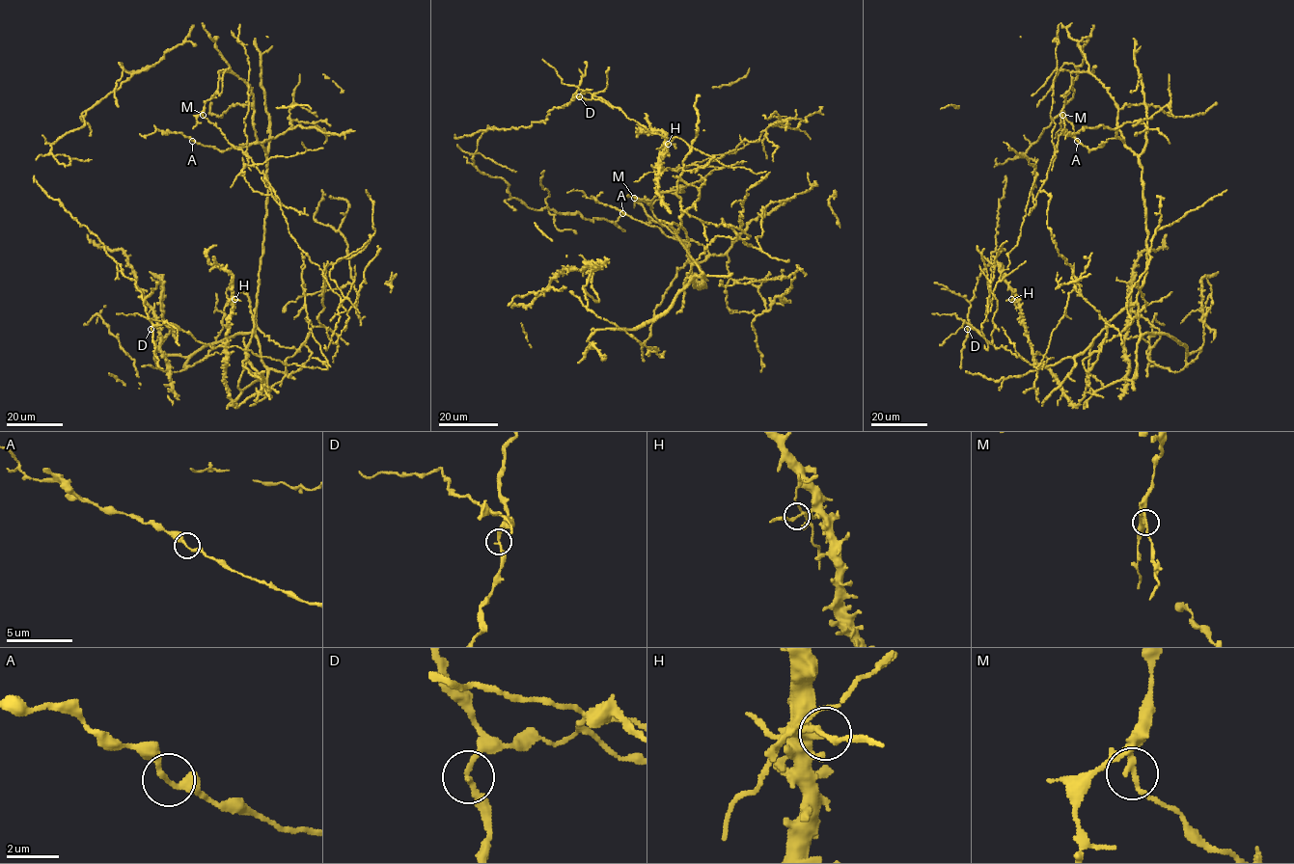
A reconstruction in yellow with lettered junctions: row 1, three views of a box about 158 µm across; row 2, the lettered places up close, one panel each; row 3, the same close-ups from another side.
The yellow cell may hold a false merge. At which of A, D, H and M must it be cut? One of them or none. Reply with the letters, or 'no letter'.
M

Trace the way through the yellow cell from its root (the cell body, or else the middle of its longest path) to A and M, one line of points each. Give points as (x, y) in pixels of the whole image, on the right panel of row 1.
A: (1142, 196), (1139, 158), (1122, 141), (1109, 138), (1101, 147), (1089, 151), (1077, 141)
M: (1142, 196), (1142, 166), (1124, 144), (1118, 128), (1118, 105), (1091, 74), (1070, 74), (1072, 85), (1062, 115)

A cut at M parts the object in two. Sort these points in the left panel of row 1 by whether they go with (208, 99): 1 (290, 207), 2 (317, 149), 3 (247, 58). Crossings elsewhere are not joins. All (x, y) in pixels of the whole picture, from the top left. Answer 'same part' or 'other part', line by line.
1: other part
2: other part
3: other part

